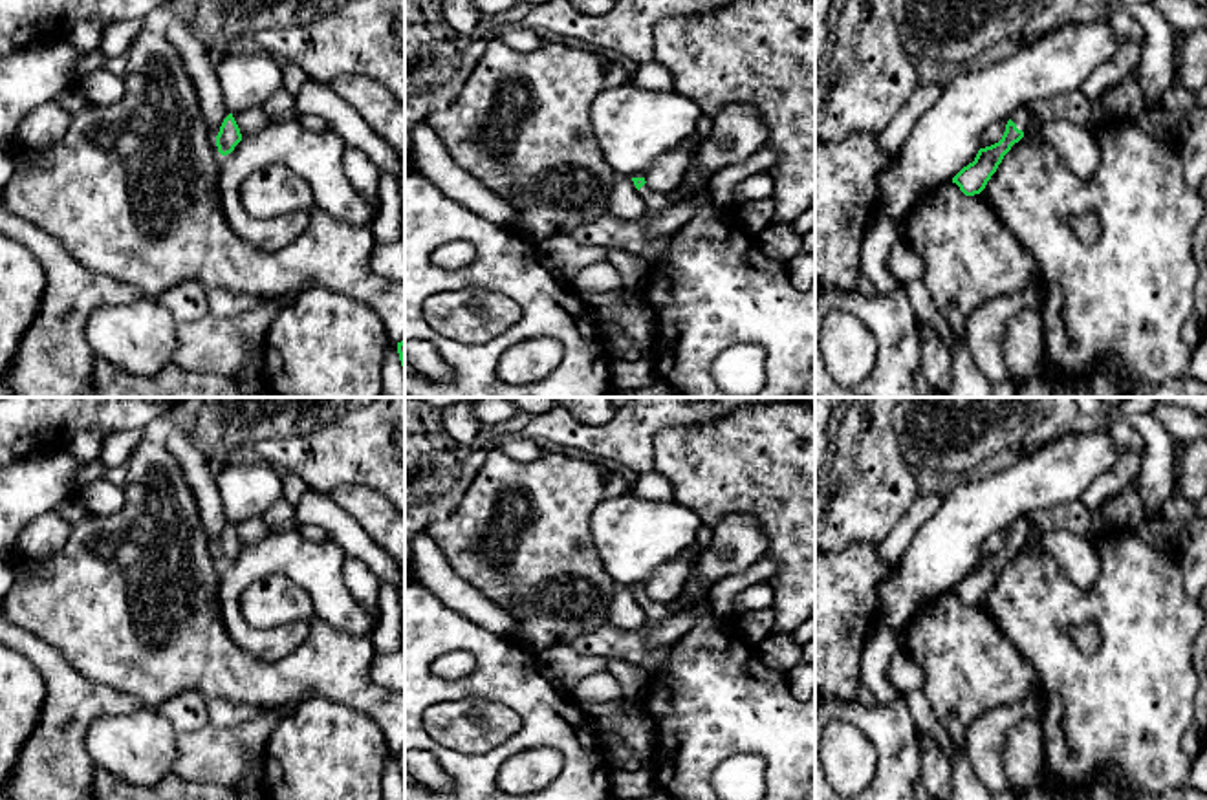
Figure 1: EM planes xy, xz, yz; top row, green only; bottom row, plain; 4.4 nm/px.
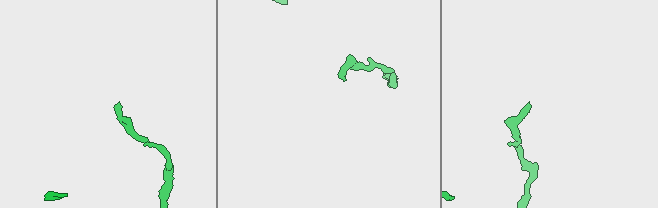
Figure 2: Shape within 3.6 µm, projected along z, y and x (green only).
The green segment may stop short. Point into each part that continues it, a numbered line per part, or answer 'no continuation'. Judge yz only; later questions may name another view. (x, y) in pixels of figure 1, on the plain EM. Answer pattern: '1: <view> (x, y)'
1: yz (1076, 518)

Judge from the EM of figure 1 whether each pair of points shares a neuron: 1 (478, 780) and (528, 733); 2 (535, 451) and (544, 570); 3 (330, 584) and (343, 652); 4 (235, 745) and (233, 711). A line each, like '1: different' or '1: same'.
1: same
2: different
3: different
4: different

